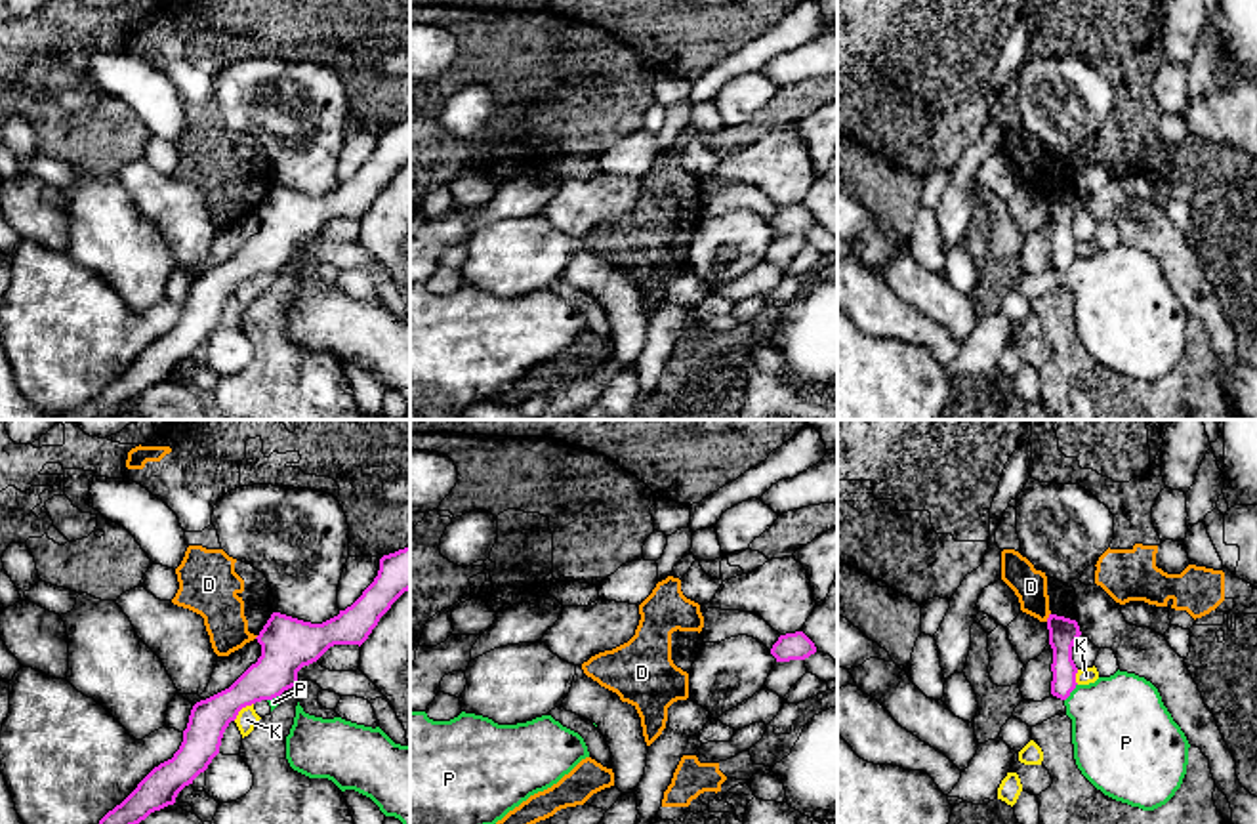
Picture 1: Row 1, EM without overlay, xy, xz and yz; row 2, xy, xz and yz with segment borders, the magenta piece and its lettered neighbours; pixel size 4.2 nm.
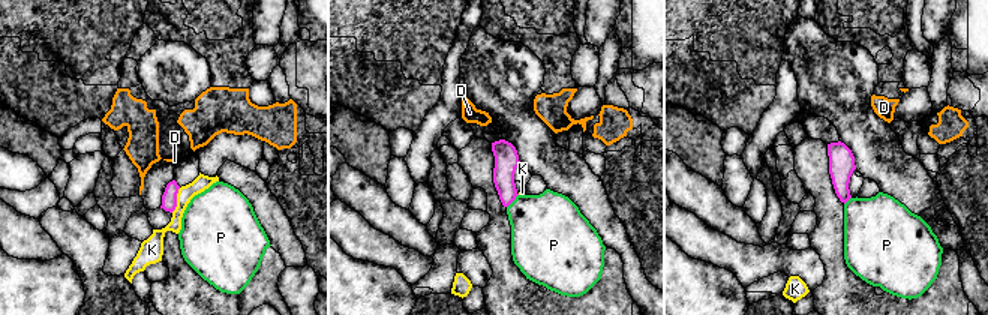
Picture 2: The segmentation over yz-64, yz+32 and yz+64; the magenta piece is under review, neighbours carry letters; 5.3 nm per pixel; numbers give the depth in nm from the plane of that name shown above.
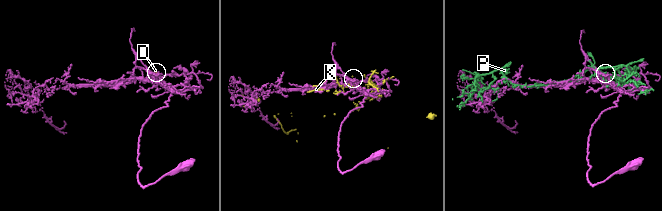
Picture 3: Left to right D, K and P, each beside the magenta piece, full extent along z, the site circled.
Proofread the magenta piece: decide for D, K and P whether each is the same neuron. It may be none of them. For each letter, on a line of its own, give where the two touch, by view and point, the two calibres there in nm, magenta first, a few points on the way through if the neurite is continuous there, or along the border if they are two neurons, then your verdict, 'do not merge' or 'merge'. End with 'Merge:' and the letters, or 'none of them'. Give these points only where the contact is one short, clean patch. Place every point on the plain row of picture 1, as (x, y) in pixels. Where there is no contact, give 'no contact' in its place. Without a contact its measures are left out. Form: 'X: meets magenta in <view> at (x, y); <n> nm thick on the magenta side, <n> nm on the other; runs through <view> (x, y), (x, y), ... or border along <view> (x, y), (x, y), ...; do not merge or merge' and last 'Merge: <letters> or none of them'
D: meets magenta in yz at (1050, 189); 130 nm thick on the magenta side, 140 nm on the other; border along yz (1050, 185), (1046, 193); do not merge
K: meets magenta in xy at (241, 281); 180 nm thick on the magenta side, 90 nm on the other; border along xy (252, 275), (233, 292); do not merge
P: meets magenta in yz at (1071, 264); 120 nm thick on the magenta side, 400 nm on the other; do not merge
Merge: none of them

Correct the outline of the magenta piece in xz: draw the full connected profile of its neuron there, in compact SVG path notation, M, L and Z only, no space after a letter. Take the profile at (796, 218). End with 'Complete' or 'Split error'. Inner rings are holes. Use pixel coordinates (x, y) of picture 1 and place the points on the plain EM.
M803 204L780 208L771 221L776 235L805 233L814 225L814 216Z. Complete

